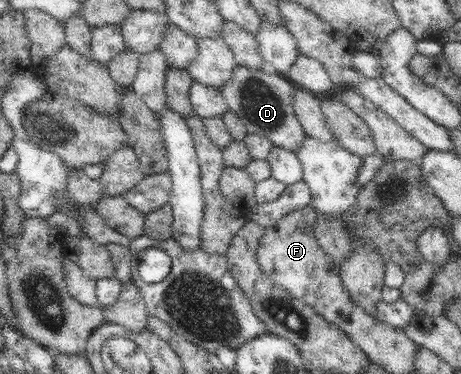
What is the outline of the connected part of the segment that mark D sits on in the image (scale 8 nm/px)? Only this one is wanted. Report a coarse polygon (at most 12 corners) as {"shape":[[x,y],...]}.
{"shape":[[235,66],[220,91],[248,133],[295,153],[295,85]]}

